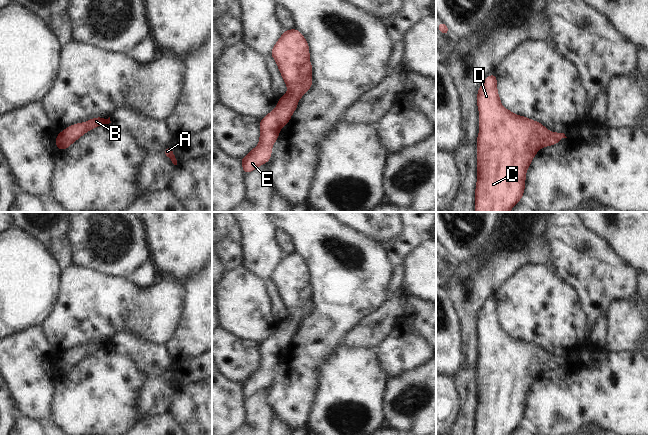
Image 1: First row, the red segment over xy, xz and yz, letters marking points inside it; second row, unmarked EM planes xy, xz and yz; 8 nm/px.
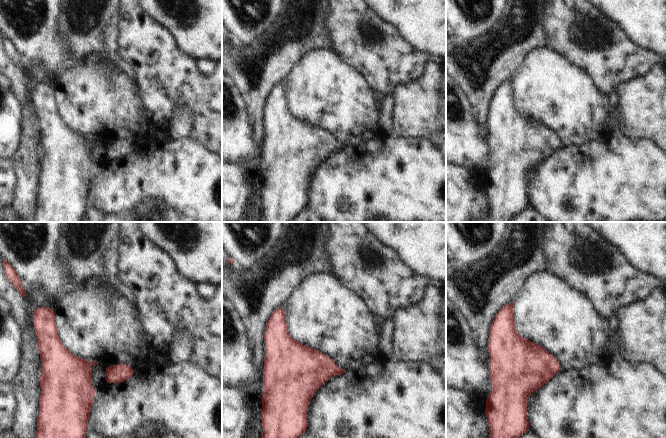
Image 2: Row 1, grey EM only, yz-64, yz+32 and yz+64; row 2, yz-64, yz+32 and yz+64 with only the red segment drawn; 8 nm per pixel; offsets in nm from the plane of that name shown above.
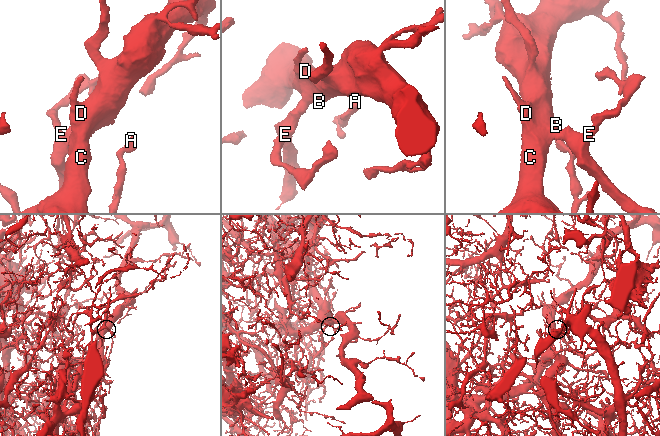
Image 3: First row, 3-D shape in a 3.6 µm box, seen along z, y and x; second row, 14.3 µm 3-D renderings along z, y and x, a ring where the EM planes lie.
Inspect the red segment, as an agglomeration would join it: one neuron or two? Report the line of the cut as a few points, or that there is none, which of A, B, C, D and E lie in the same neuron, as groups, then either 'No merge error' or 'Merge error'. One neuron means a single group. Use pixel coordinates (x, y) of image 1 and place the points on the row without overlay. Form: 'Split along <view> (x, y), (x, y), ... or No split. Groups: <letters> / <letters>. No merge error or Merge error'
No split. Groups: A B C D E. No merge error.

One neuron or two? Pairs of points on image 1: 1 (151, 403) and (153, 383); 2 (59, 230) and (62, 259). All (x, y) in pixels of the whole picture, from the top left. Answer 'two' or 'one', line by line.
1: one
2: one

